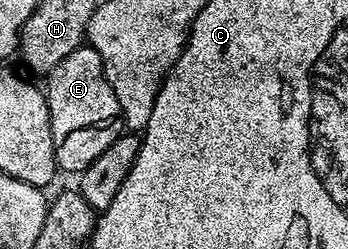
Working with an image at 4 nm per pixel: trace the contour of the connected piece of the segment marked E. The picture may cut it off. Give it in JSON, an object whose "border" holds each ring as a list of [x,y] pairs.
{"border":[[[87,43],[79,49],[70,51],[70,55],[66,55],[66,59],[62,59],[62,63],[58,63],[58,67],[54,67],[51,73],[47,74],[46,81],[57,170],[64,172],[65,169],[68,173],[79,175],[86,167],[90,167],[90,163],[94,163],[94,159],[98,159],[98,155],[102,155],[102,151],[106,151],[106,147],[110,147],[110,143],[114,143],[116,137],[125,132],[126,126],[120,115],[118,99],[114,99],[114,91],[104,74],[102,55],[98,55],[98,51],[94,51]]]}

